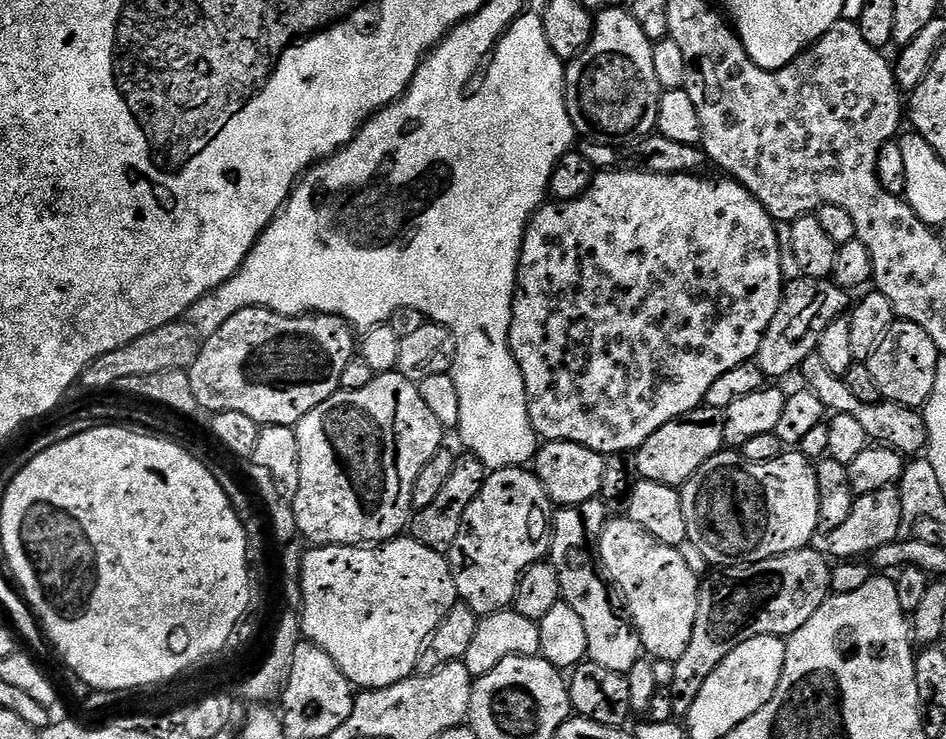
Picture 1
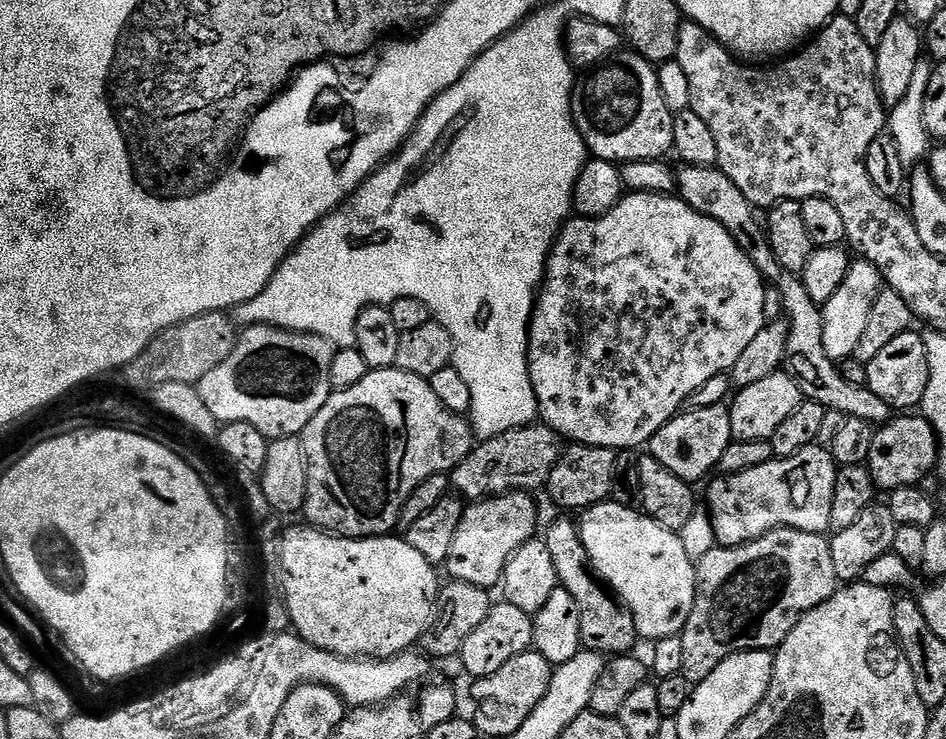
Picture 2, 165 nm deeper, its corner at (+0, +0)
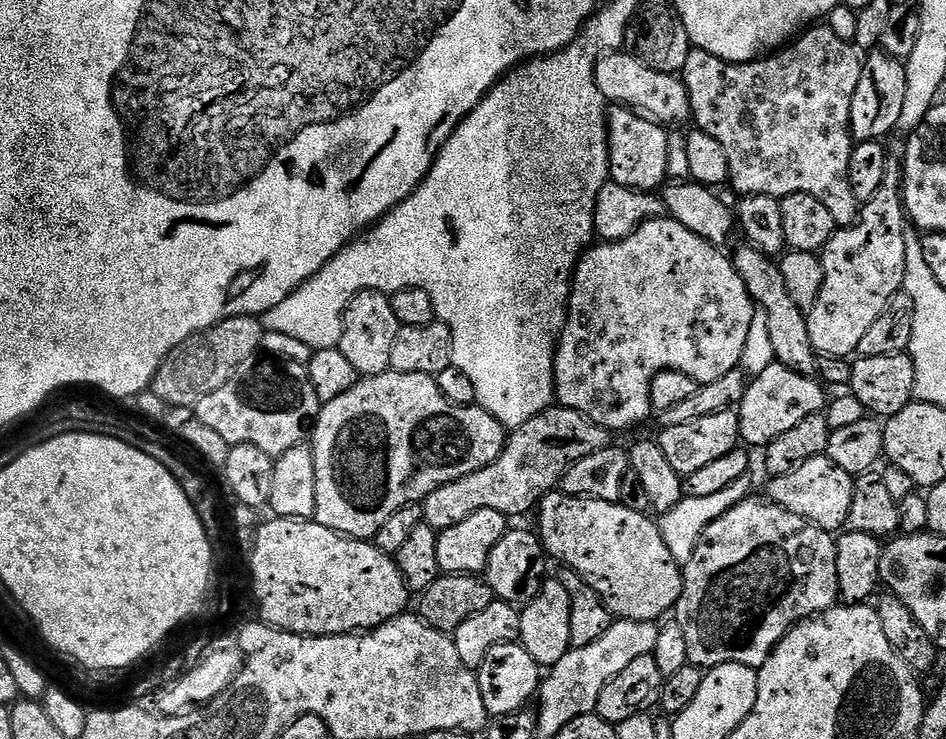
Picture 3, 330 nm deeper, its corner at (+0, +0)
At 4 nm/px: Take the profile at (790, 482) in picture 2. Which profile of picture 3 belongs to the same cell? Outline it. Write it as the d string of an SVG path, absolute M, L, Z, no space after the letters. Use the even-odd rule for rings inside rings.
M827 454L810 458L810 462L802 462L798 470L790 474L773 476L767 482L769 483L767 499L806 518L822 530L836 534L847 525L856 481L853 473L842 470L842 466L838 466Z

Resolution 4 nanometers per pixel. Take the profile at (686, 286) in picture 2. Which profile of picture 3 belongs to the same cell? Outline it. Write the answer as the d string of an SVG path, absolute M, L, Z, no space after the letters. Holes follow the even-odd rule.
M671 218L647 220L646 223L639 224L626 238L600 242L589 247L576 263L576 270L572 274L572 292L568 296L564 326L560 329L560 339L556 345L556 360L552 363L554 396L559 407L581 412L586 419L599 428L606 428L609 433L616 434L616 432L626 431L627 428L638 427L647 416L653 415L650 406L650 386L652 379L658 373L678 370L682 374L690 374L690 378L694 378L697 385L702 385L722 378L722 374L737 371L744 359L746 338L750 335L750 322L757 309L752 303L742 278L736 273L735 263L729 257L727 260L720 252L723 251L717 245L698 238L698 234L686 230L686 226L682 226Z

